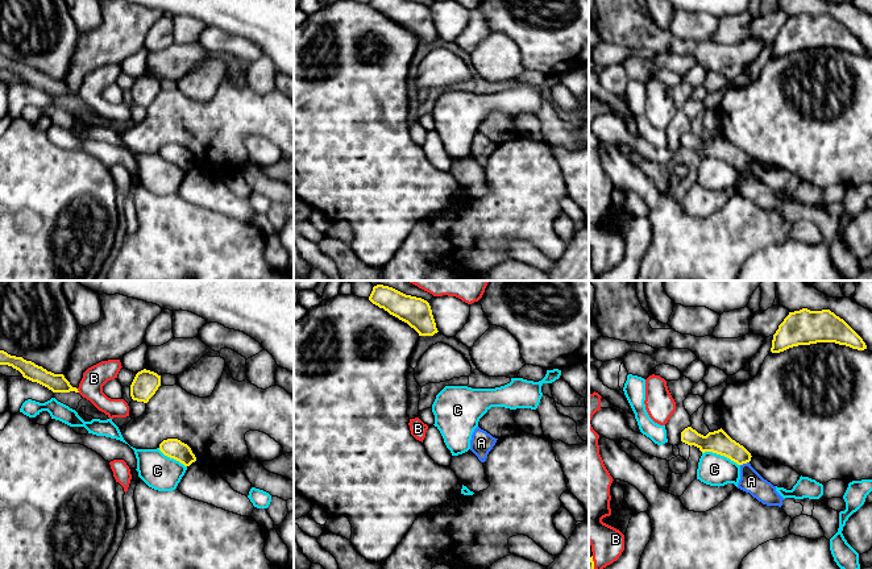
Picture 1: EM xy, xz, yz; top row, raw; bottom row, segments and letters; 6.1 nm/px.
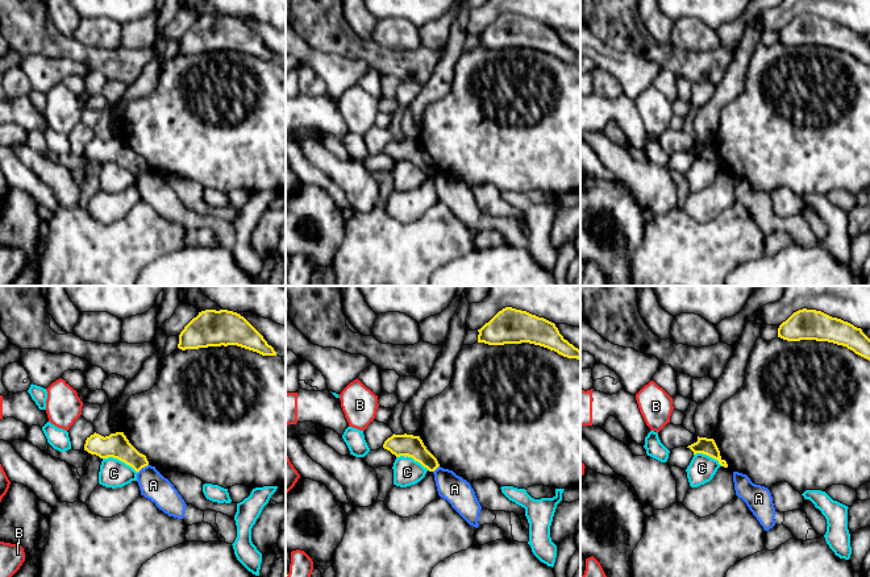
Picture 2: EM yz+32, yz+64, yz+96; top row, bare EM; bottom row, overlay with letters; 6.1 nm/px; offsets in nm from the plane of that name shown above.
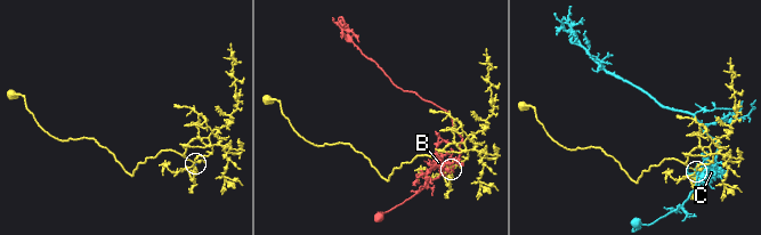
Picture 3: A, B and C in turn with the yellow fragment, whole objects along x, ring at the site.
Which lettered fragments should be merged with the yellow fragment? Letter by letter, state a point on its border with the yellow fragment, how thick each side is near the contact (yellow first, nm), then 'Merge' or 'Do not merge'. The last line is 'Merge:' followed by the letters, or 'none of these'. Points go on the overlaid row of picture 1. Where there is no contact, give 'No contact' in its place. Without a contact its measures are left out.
A: Touches yellow at yz (744, 462). Thickness 140 nm (yellow) against 140 nm. Do not merge
B: Touches yellow at xy (77, 390). Thickness 110 nm (yellow) against 140 nm. Do not merge
C: Touches yellow at yz (721, 455). Thickness 140 nm (yellow) against 190 nm. Do not merge
Merge: none of these

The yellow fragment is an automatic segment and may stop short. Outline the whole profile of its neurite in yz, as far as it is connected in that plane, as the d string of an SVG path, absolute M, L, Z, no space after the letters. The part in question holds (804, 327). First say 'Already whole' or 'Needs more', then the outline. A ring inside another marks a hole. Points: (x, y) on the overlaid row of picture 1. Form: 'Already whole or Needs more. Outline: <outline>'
Already whole. Outline: M802 308L789 312L773 335L772 353L780 353L798 345L835 342L852 349L867 349L863 339L830 310L810 311Z

